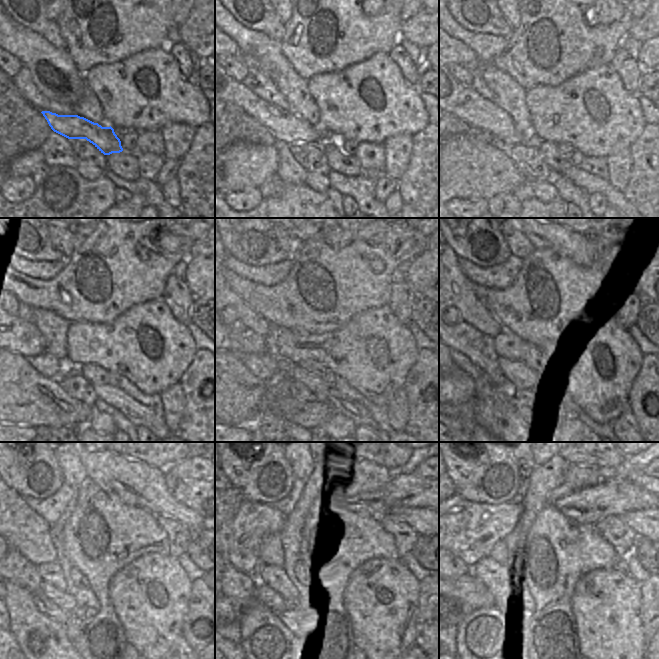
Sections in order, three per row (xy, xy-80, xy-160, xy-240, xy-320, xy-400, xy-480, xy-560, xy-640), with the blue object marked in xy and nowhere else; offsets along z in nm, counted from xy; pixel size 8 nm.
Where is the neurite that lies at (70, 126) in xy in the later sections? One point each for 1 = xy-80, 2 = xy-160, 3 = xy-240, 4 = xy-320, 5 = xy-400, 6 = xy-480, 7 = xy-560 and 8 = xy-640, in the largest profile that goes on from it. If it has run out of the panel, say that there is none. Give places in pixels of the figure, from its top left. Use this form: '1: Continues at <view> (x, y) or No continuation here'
1: Continues at xy-80 (286, 127)
2: Continues at xy-160 (480, 113)
3: Continues at xy-240 (13, 333)
4: Continues at xy-320 (235, 346)
5: No continuation here
6: No continuation here
7: No continuation here
8: No continuation here.

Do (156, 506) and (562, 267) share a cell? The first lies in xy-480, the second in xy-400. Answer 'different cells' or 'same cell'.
different cells

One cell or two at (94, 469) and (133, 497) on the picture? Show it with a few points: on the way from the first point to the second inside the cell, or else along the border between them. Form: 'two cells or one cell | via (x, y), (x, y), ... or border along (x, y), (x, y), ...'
one cell | via (104, 469), (123, 488)

